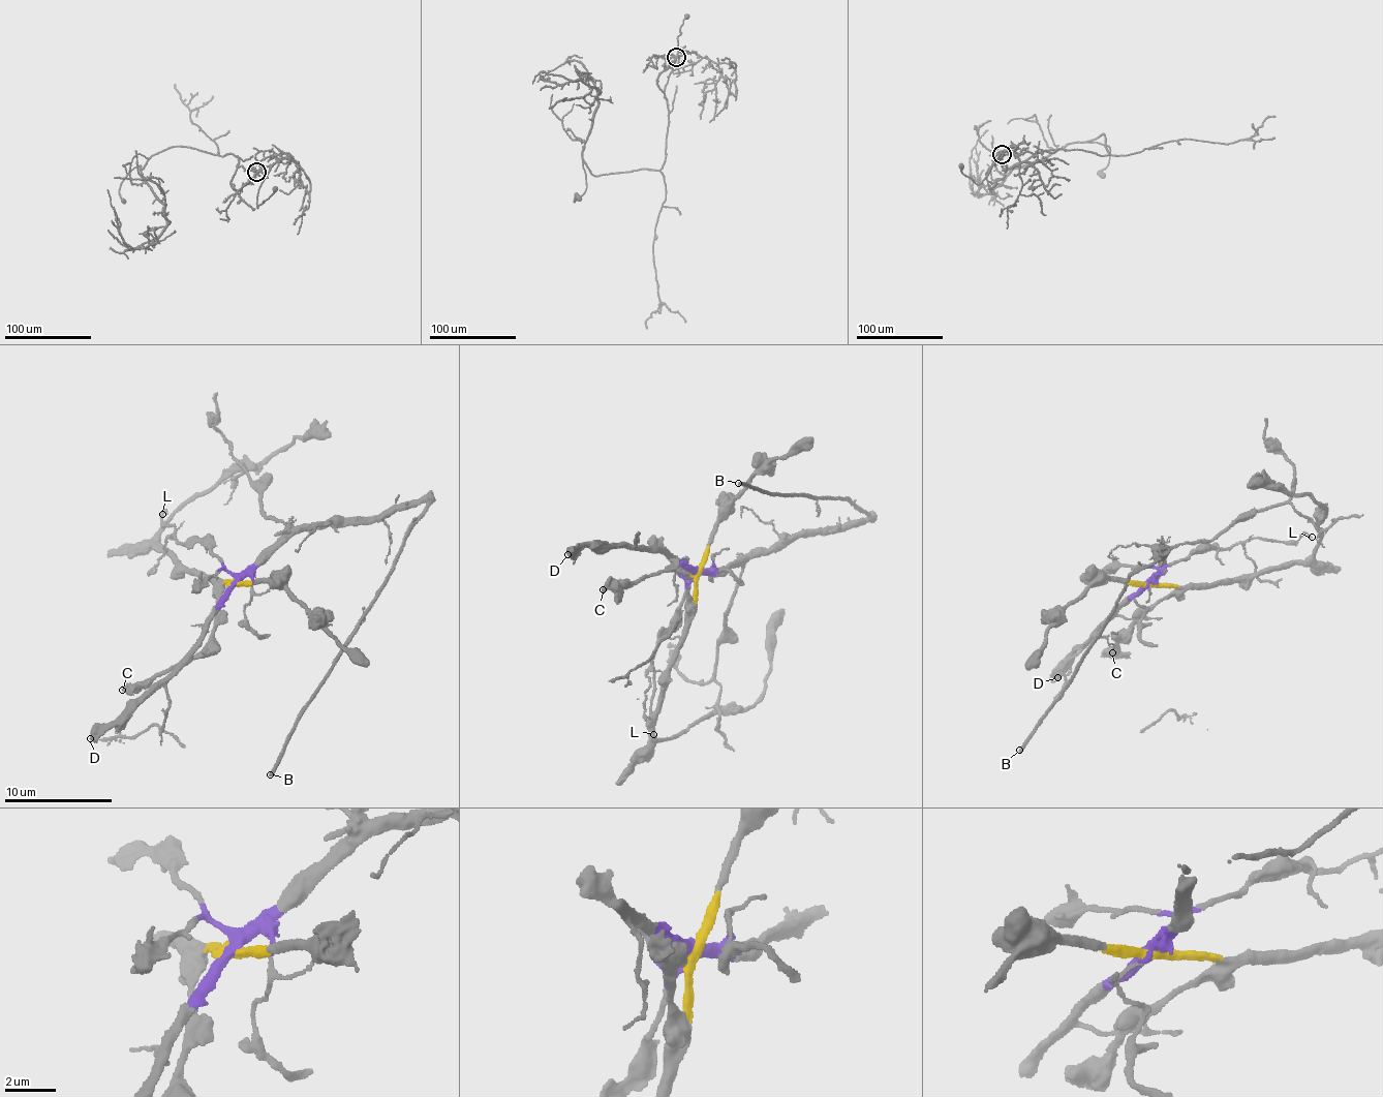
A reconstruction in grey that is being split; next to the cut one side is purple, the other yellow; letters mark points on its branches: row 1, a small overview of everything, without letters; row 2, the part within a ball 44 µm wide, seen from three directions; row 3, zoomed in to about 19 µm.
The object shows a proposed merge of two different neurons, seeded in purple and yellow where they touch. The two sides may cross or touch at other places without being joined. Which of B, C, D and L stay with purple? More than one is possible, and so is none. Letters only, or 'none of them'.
B, D, L

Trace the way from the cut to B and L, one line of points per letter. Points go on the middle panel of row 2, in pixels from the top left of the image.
B: (696, 572), (745, 560), (749, 553), (802, 534), (836, 531), (868, 514), (850, 497), (775, 496), (739, 482)
L: (696, 572), (698, 576), (687, 586), (672, 629), (654, 651), (653, 734)

